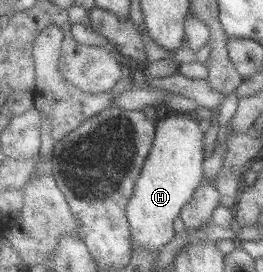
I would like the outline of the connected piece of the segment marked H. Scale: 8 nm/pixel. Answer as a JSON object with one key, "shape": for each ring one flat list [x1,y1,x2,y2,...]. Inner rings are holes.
{"shape":[[174,114,169,118,158,120,158,132,154,148,152,149,151,156,146,161,127,213,134,235,133,242,141,247,136,252,145,249,150,252,157,252,158,256,161,246,164,247,167,244,169,245,170,242,181,240,176,230,174,230,174,222,178,218,182,218,184,209,195,200,196,193,199,192,200,185,204,184,204,179,206,178,204,162,206,162,208,154,204,149,204,136,206,134,202,130,202,126,200,126,200,119,195,115]]}

